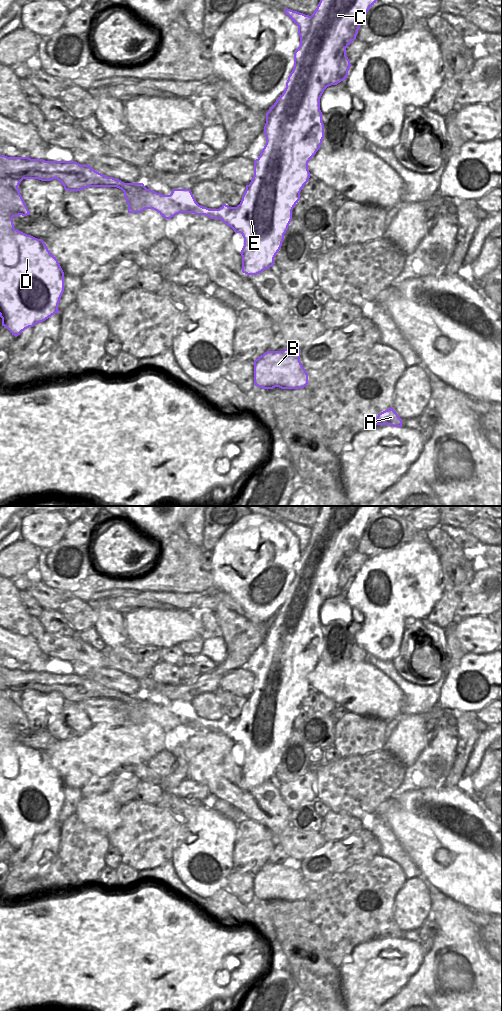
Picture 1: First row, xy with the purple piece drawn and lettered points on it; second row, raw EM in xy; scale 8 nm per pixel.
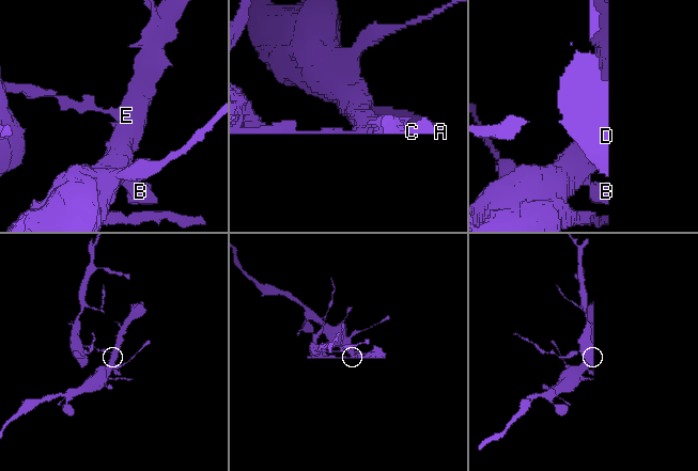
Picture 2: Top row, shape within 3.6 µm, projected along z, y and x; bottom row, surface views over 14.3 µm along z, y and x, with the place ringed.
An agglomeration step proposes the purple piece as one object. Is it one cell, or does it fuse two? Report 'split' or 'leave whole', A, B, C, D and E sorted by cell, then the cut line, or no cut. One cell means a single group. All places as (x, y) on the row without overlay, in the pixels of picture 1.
split; A B C E / D; cut in xy along (169, 707), (183, 720), (189, 720), (193, 724)

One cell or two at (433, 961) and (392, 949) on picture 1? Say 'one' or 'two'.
two

